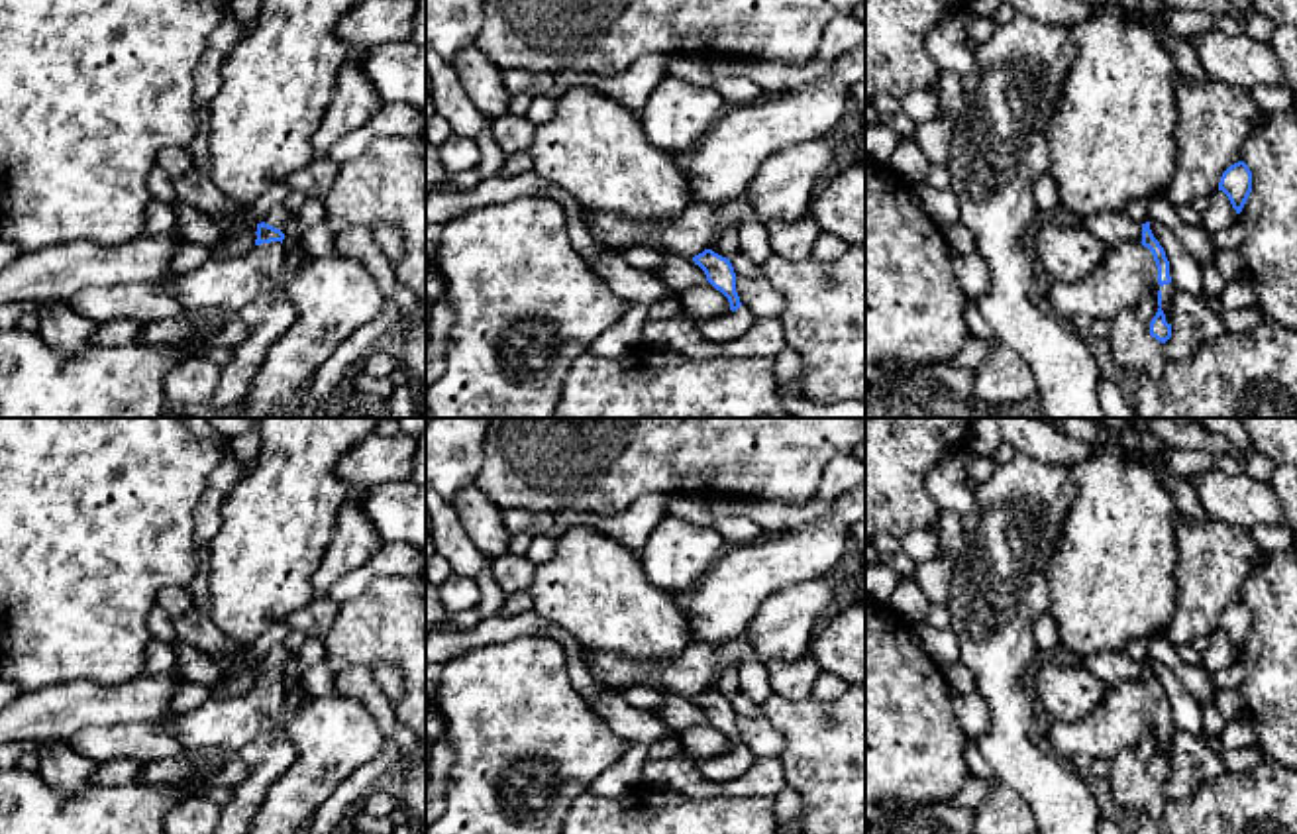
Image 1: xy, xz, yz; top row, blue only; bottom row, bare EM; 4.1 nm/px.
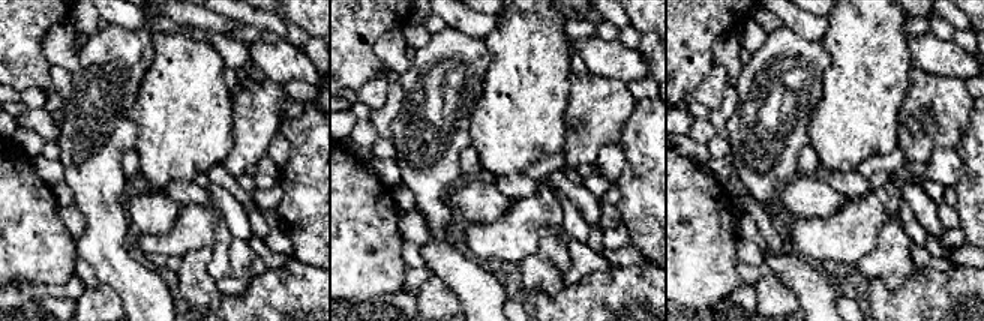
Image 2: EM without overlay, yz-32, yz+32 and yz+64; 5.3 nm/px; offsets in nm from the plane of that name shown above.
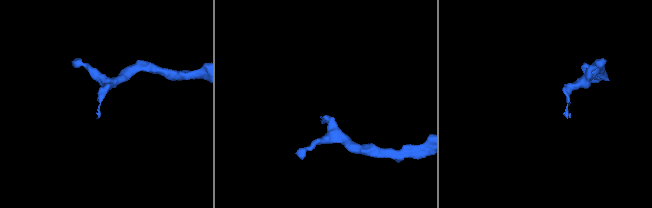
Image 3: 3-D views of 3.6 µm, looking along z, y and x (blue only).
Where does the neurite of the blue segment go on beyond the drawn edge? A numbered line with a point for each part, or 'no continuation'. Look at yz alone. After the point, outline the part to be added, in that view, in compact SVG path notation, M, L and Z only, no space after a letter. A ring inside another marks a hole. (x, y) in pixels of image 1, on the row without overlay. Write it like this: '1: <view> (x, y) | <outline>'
1: yz (1127, 713) | M1126 681L1107 687L1099 706L1087 718L1075 722L1052 718L1048 740L1065 759L1085 756L1113 761L1118 754L1136 748L1150 732L1162 734L1162 750L1171 763L1167 748L1173 740L1173 724L1160 726L1152 691L1140 681Z

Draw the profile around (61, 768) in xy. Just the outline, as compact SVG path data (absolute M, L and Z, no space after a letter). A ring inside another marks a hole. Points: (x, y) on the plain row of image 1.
M47 740L37 748L37 775L63 795L80 795L92 787L96 763L82 757L65 740Z

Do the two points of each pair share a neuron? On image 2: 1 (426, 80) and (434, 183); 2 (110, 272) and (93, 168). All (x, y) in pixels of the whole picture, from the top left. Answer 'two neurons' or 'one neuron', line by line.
1: one neuron
2: one neuron

